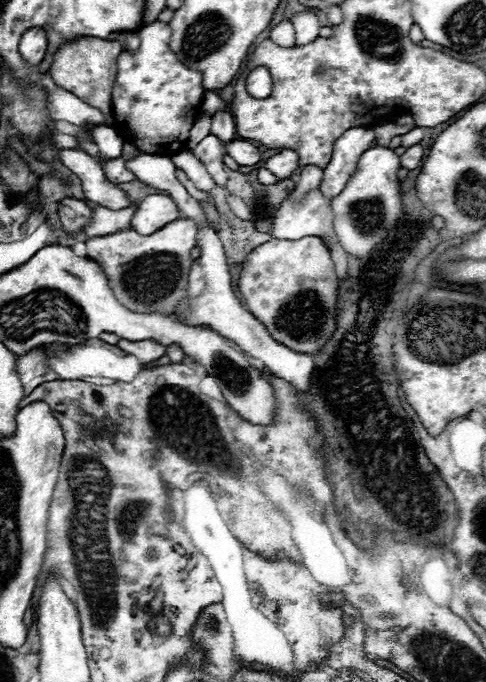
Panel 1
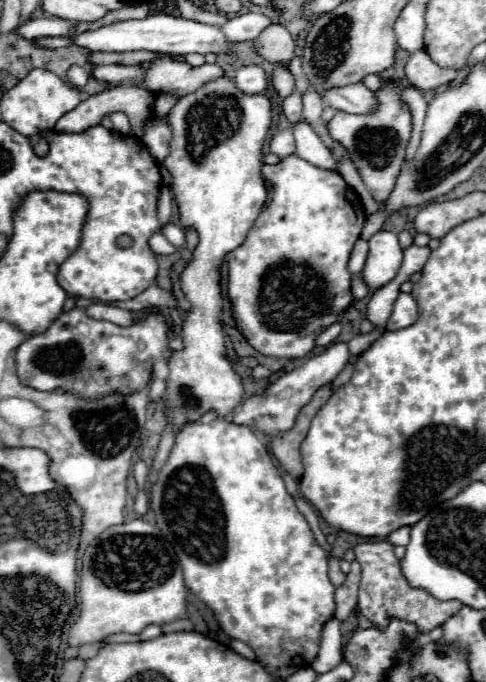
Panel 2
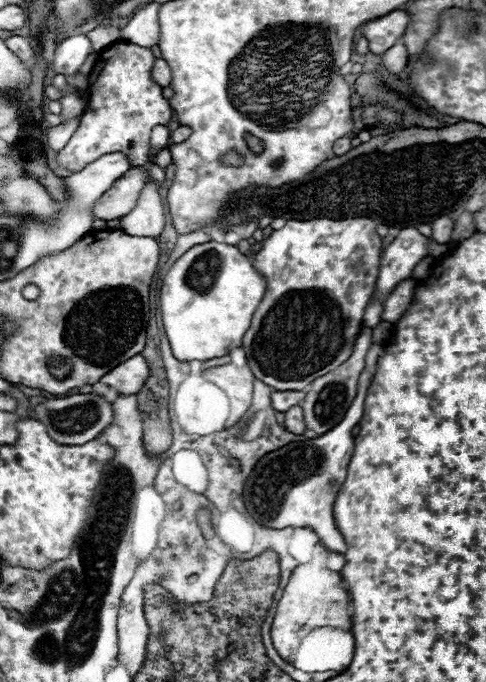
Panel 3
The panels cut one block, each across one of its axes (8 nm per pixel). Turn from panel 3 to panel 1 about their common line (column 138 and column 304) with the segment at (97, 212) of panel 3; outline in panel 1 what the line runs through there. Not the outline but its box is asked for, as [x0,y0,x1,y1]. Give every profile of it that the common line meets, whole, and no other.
[290,166,324,200]

